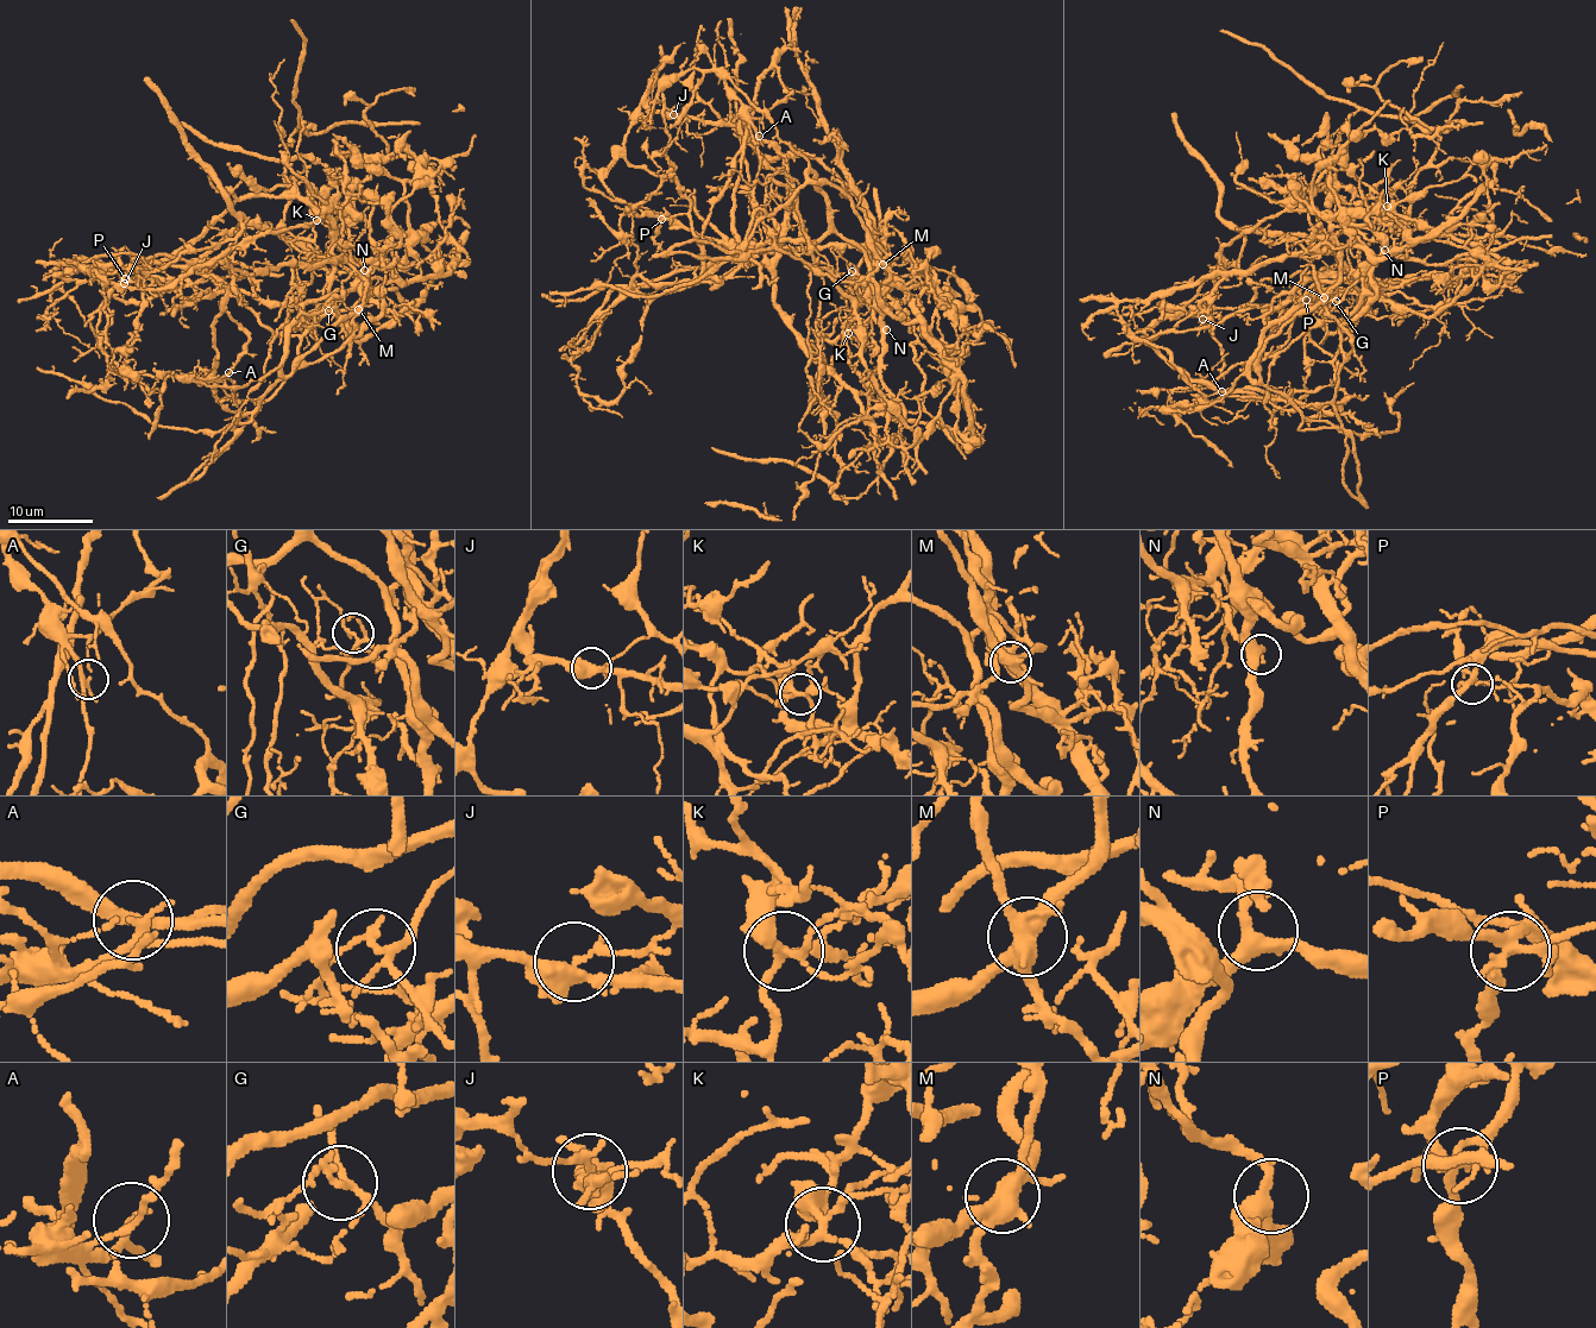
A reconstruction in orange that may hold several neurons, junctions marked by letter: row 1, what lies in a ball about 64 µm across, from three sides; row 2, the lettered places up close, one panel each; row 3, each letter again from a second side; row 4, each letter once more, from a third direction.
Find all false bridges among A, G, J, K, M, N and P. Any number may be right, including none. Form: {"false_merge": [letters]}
{"false_merge": ["A", "G", "J", "M", "P"]}

